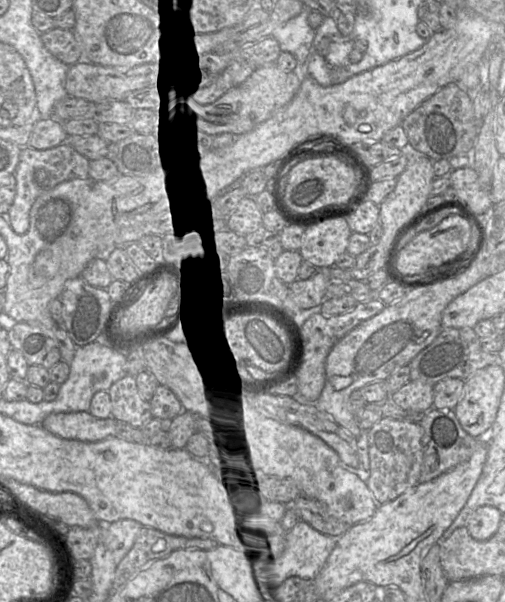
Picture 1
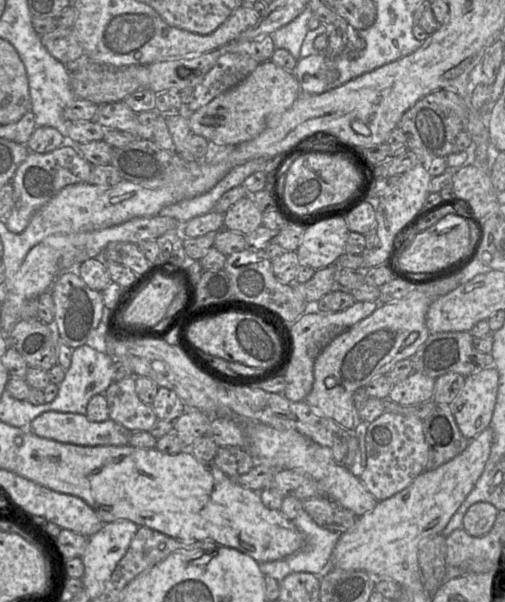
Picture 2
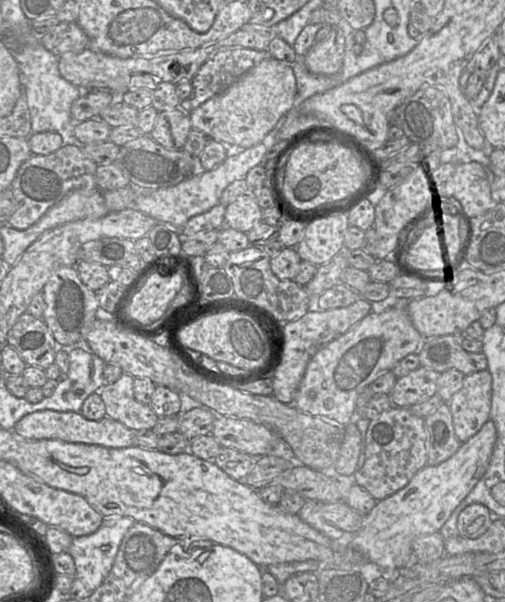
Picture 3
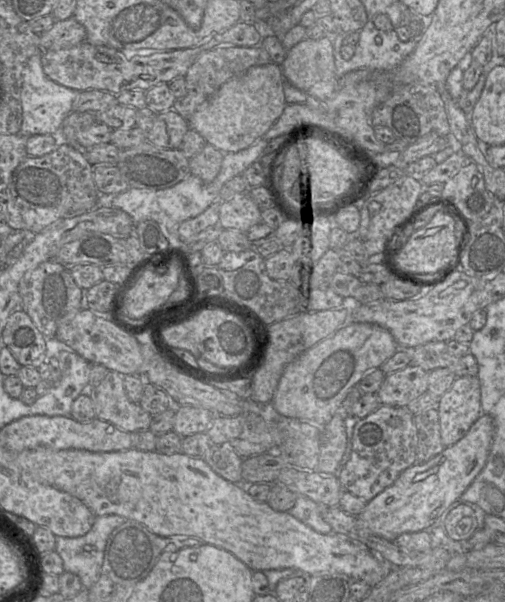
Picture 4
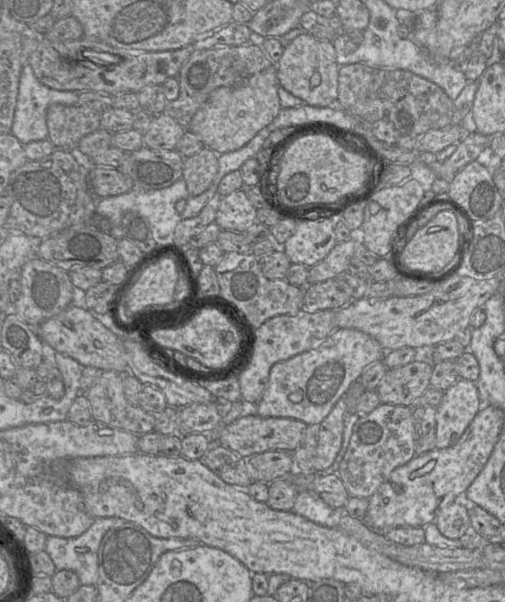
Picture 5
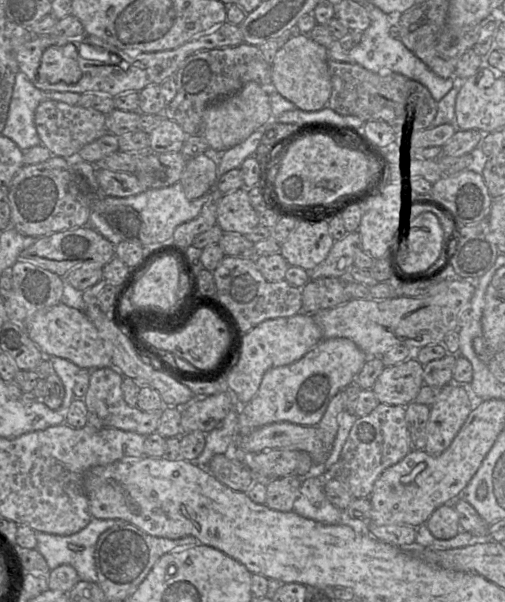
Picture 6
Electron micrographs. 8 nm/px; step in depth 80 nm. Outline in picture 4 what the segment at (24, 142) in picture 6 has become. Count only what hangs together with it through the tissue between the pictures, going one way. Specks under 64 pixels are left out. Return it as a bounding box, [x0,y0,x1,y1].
[19,53,78,137]

